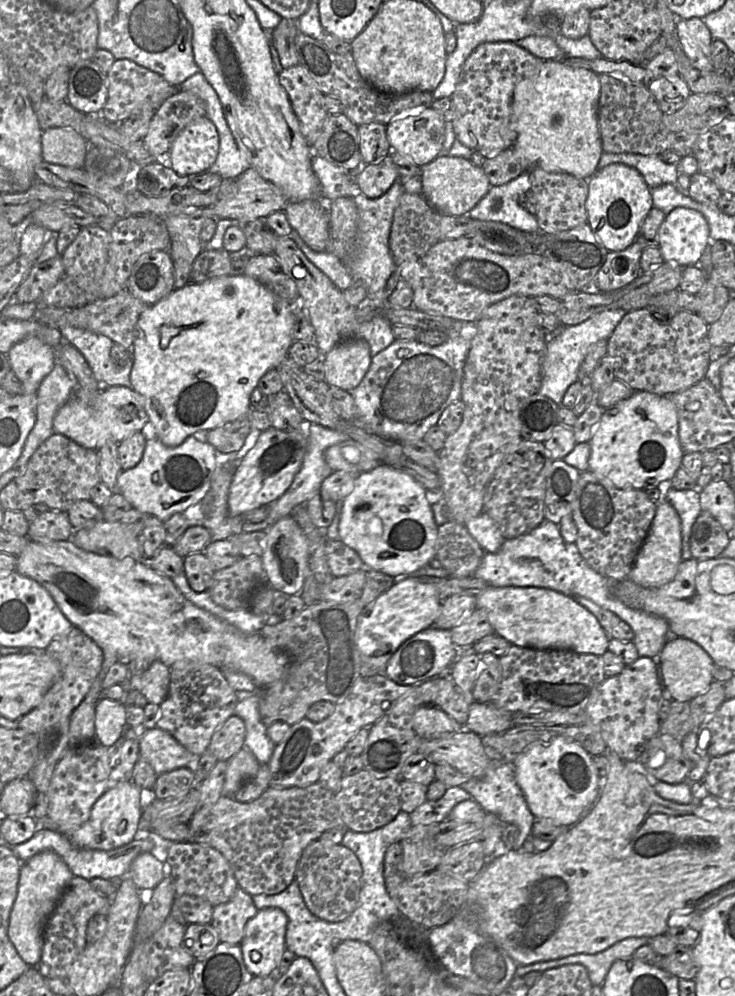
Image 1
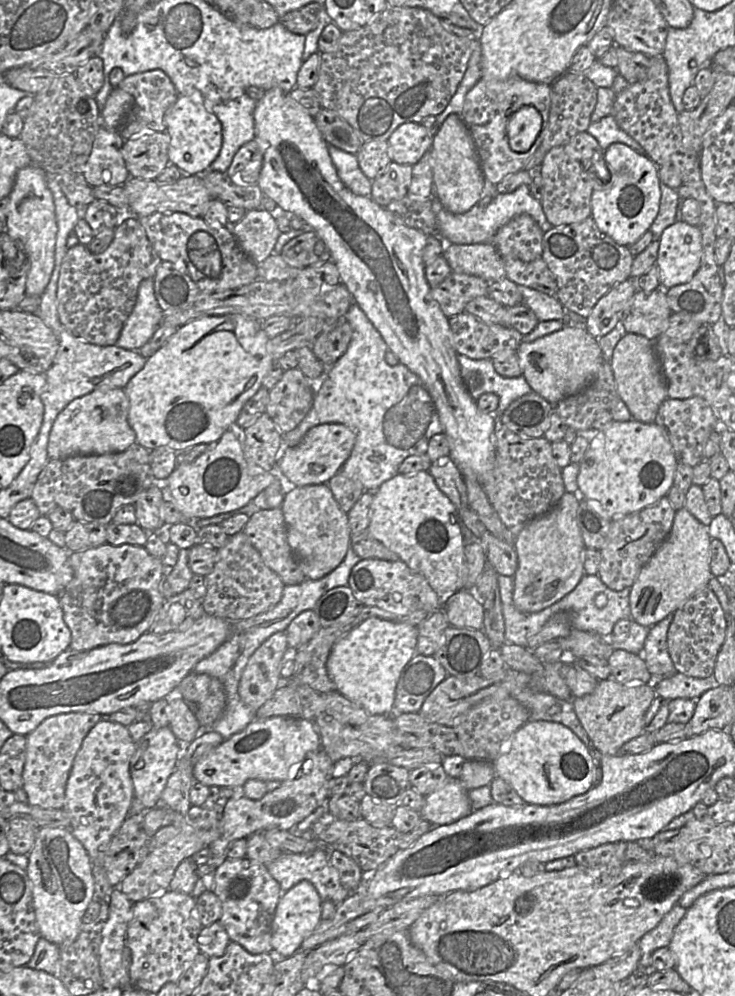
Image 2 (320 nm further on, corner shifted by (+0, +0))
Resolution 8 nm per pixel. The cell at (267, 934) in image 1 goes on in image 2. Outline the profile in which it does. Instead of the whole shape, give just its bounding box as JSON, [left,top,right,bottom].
[271,880,322,957]

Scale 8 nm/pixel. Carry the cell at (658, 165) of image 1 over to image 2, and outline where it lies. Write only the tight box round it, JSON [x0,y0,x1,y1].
[586,115,647,156]

